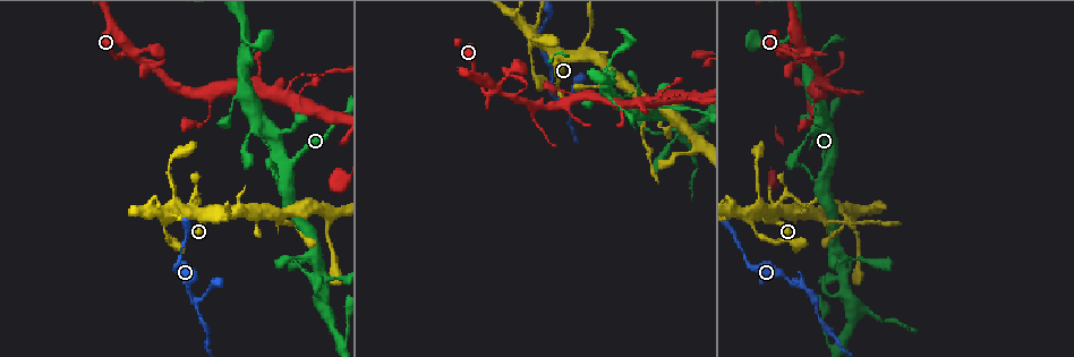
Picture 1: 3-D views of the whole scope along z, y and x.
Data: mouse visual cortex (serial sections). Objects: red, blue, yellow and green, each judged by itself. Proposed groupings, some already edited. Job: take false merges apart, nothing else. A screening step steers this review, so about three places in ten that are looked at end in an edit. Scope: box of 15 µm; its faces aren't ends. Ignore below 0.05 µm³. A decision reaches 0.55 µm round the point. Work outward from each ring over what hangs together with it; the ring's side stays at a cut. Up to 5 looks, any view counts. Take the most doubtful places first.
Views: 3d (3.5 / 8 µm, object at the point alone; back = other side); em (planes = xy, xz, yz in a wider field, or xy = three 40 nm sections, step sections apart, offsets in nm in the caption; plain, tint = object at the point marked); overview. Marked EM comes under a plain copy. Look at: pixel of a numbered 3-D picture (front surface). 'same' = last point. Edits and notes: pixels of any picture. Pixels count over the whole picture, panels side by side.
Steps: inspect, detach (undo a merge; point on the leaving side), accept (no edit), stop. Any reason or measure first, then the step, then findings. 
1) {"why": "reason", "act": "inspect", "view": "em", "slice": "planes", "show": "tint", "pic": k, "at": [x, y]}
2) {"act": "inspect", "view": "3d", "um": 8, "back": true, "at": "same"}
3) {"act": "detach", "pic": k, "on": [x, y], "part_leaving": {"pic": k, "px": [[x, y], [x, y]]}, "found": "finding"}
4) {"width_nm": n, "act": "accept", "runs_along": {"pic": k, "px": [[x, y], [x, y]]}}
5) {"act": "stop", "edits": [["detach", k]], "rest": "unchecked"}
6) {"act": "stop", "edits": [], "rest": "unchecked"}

{"why": "a fork", "act": "inspect", "view": "3d", "um": 8, "pic": 1, "at": [194, 297]}

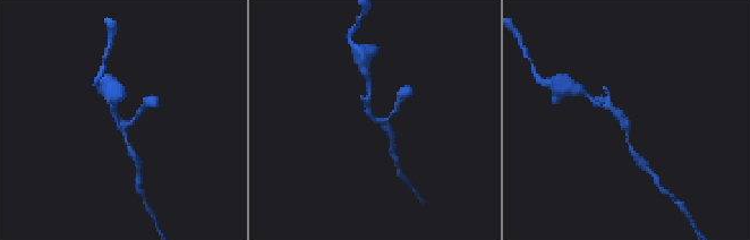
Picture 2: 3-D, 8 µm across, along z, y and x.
{"act": "inspect", "view": "3d", "um": 3.5, "pic": 2, "at": [625, 122]}

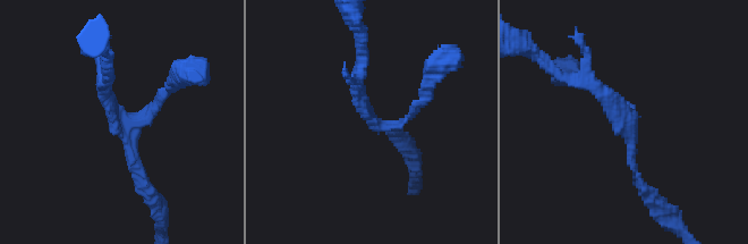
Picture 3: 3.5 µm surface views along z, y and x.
{"arms": 3, "arm_widths_nm": [150, 150, 200], "act": "inspect", "view": "em", "slice": "xy", "step": 2, "show": "tint", "pic": 3, "at": [372, 119]}

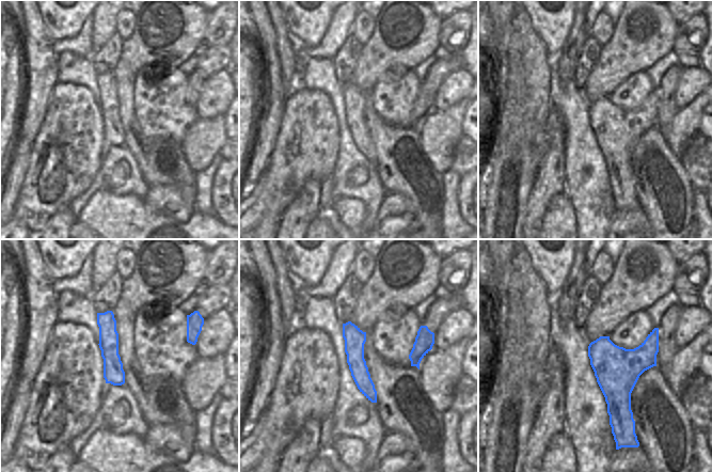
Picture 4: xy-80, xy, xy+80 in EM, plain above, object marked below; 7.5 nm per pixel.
{"act": "accept", "found": "all the same cell"}

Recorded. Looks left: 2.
{"why": "side arm on a straight run", "act": "inspect", "view": "3d", "um": 3.5, "back": true, "pic": 1, "at": [281, 213]}

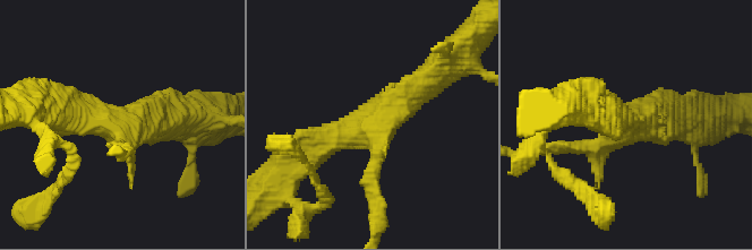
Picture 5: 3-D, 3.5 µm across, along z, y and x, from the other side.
{"why": "need the tissue", "act": "inspect", "view": "em", "slice": "xy", "step": 2, "show": "tint", "pic": 5, "at": [366, 128]}

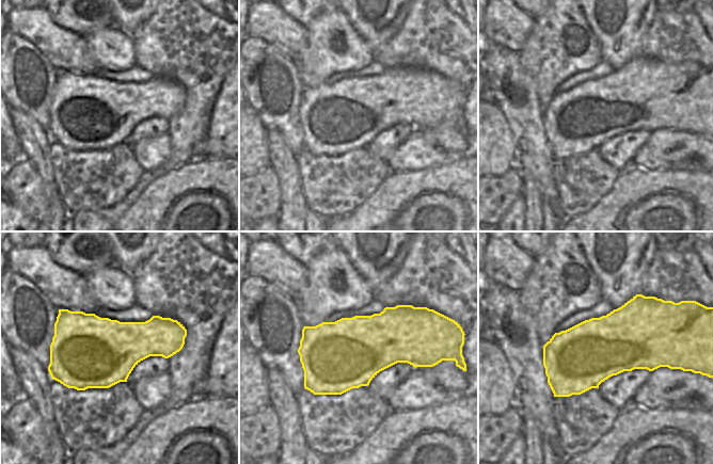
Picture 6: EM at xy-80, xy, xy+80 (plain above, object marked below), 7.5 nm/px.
{"act": "accept", "found": "all the same cell"}

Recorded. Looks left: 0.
{"act": "stop", "edits": [], "rest": "unchecked"}

